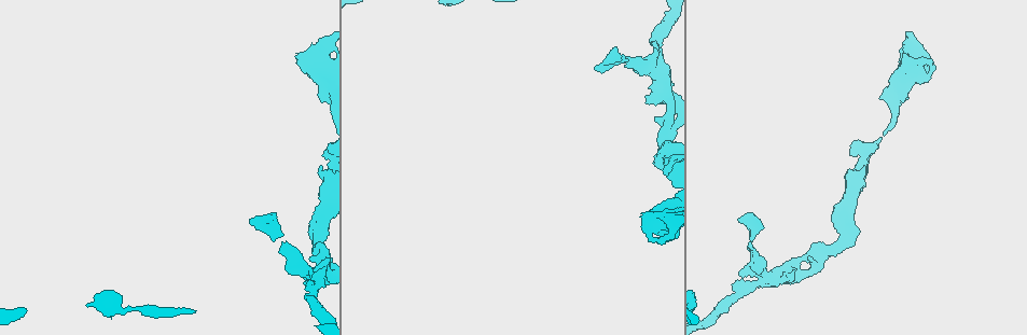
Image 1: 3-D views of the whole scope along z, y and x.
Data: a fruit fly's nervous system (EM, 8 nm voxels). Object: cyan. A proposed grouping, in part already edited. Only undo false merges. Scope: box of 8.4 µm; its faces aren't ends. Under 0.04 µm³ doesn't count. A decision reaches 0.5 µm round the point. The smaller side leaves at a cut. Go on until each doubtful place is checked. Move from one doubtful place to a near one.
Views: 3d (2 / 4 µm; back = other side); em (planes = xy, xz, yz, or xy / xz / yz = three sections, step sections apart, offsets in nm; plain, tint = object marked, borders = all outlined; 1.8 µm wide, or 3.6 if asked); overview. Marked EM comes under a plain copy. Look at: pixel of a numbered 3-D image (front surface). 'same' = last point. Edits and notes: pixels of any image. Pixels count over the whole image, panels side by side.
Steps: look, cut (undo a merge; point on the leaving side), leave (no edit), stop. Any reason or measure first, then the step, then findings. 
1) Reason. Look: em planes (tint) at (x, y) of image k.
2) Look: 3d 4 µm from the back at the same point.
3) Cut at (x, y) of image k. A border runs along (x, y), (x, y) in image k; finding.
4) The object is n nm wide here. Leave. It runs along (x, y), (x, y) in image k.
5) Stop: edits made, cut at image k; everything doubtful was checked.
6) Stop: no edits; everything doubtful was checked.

Calibre changes. Look: 3d 4 µm at (652, 219) of image 1.

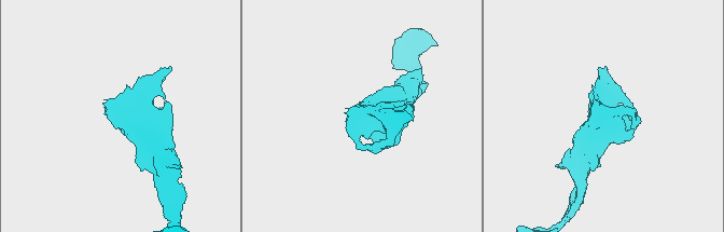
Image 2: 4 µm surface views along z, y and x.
Shape alone is not enough. Look: em 3.6 µm xy step 4 (tint) at (121, 117) of image 2.

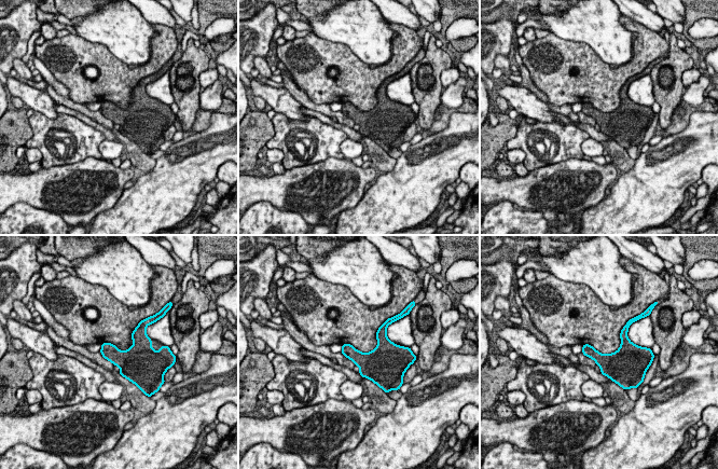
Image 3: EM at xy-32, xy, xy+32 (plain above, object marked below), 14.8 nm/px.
Leave. All the same cell.

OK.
Look: 3d 4 µm at (824, 251) of image 1.

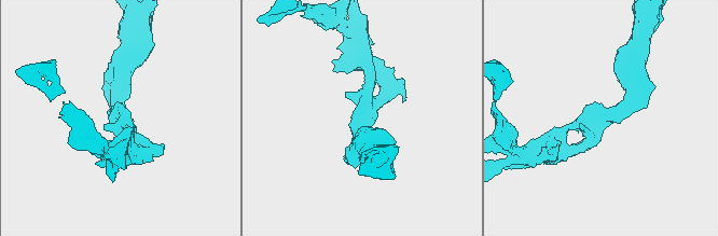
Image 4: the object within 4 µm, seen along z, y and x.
3 arms meet here; the arms are 170, 190, 340 nm wide. Look: em planes (borders) at (120, 113) of image 4.

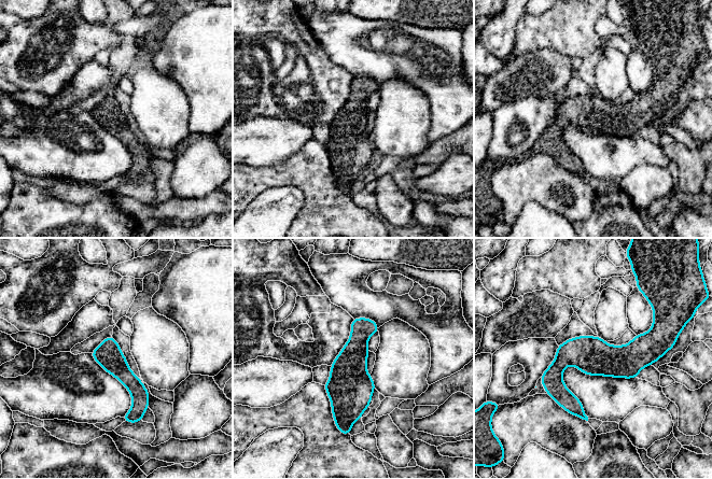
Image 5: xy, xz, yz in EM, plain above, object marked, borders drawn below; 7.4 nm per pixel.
The object is 200 nm wide here. Leave. It runs along (659, 353), (567, 357), (543, 380) in image 5; one cell here.

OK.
Look: em planes (tint) at (769, 277) of image 1.

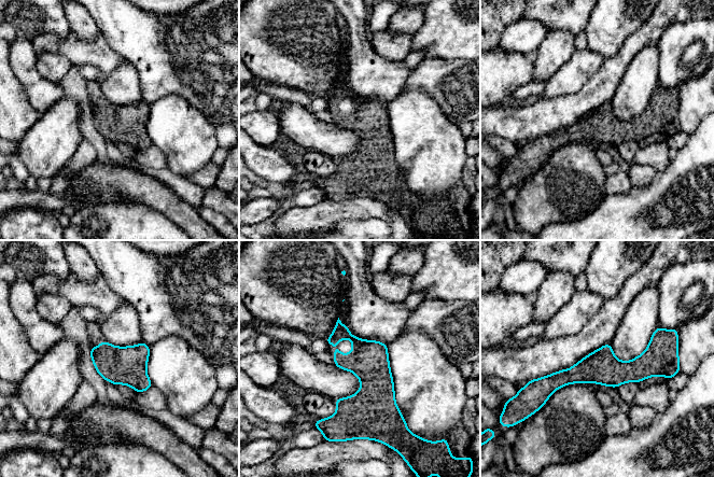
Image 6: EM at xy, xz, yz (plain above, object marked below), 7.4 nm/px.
Leave. It runs along (666, 355), (632, 372), (541, 383) in image 6; all the same cell.

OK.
Stop: no edits; everything doubtful was checked.

